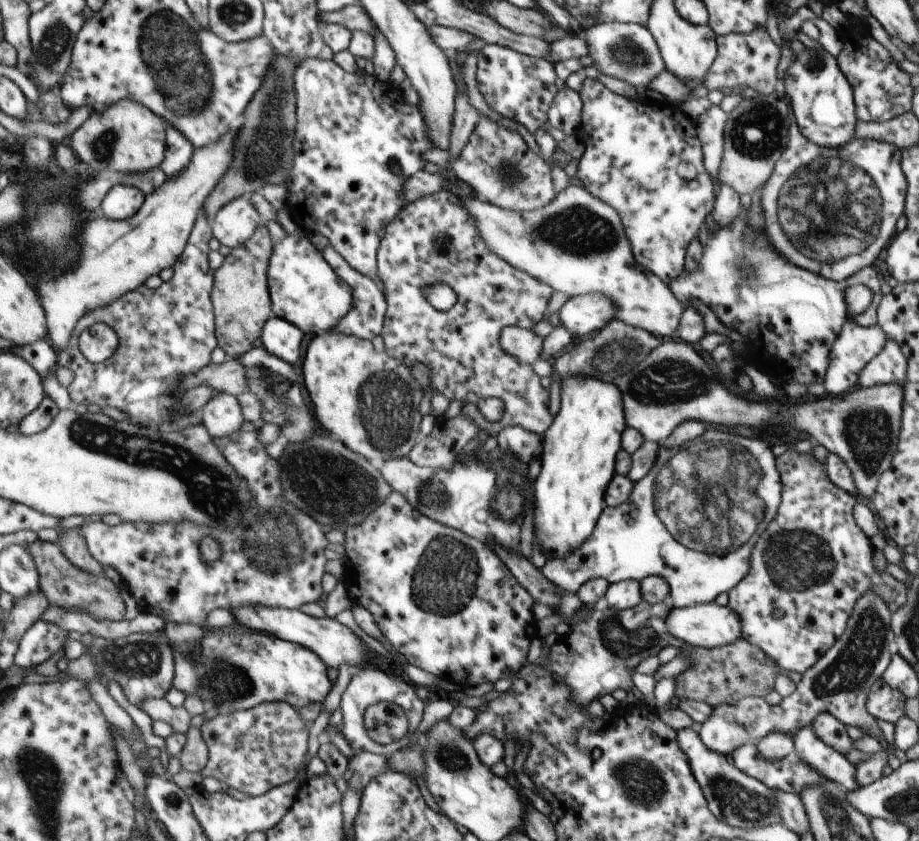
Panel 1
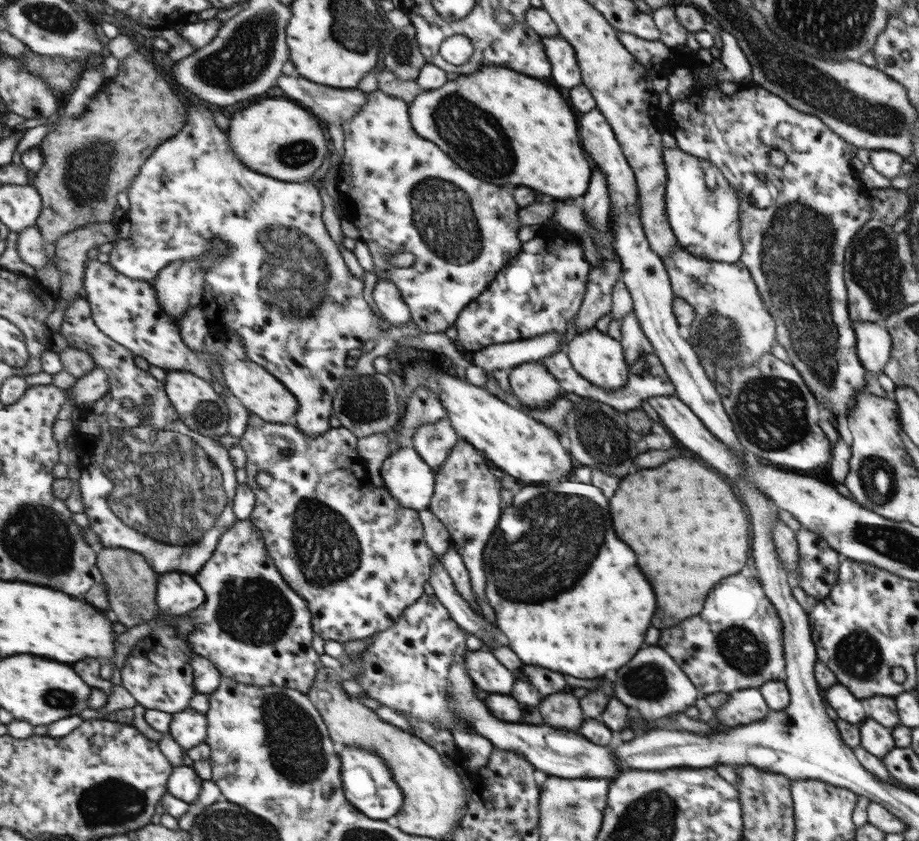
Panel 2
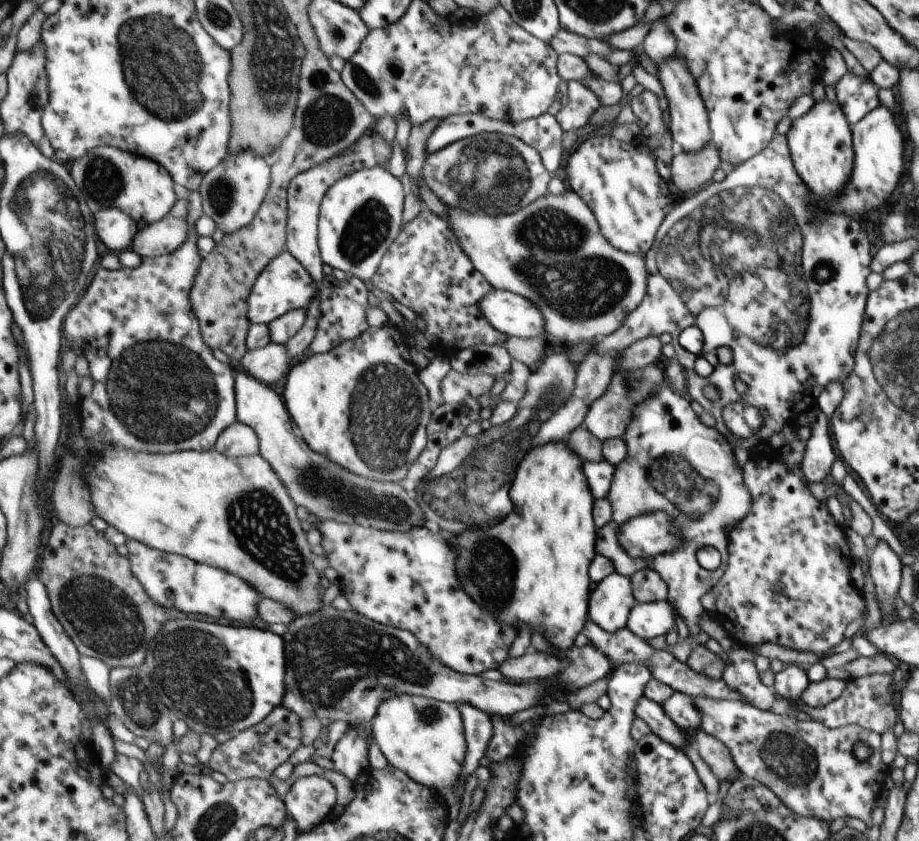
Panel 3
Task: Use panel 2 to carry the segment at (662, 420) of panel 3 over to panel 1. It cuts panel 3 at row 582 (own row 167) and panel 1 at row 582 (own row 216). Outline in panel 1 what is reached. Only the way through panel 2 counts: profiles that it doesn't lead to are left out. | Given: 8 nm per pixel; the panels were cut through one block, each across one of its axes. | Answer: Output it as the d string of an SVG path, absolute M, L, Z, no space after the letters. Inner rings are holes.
M707 430L702 436L698 436L698 438L690 440L690 442L684 442L682 446L679 446L678 451L676 449L666 449L661 444L653 469L646 477L634 483L630 498L622 506L610 507L606 505L606 512L601 514L600 520L597 521L597 526L590 538L580 548L573 550L569 556L548 560L541 568L542 574L552 584L555 584L566 593L576 593L590 579L603 578L611 584L623 580L642 581L646 577L654 575L665 578L666 582L669 582L669 594L672 597L673 606L676 608L691 607L714 601L716 596L722 594L722 592L732 590L745 577L745 574L748 574L752 549L758 537L765 532L768 523L772 522L777 515L781 503L783 484L776 464L776 456L771 448L771 445L760 438L734 436L734 434L719 432L718 430Z

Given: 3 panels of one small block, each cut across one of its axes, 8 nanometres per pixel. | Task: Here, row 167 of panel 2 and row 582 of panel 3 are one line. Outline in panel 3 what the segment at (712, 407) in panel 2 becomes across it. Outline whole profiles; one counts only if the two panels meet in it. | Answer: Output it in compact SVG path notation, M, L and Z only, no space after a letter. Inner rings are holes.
M614 571L595 584L593 601L590 602L590 620L606 632L616 632L626 627L630 610L636 603L631 578Z

